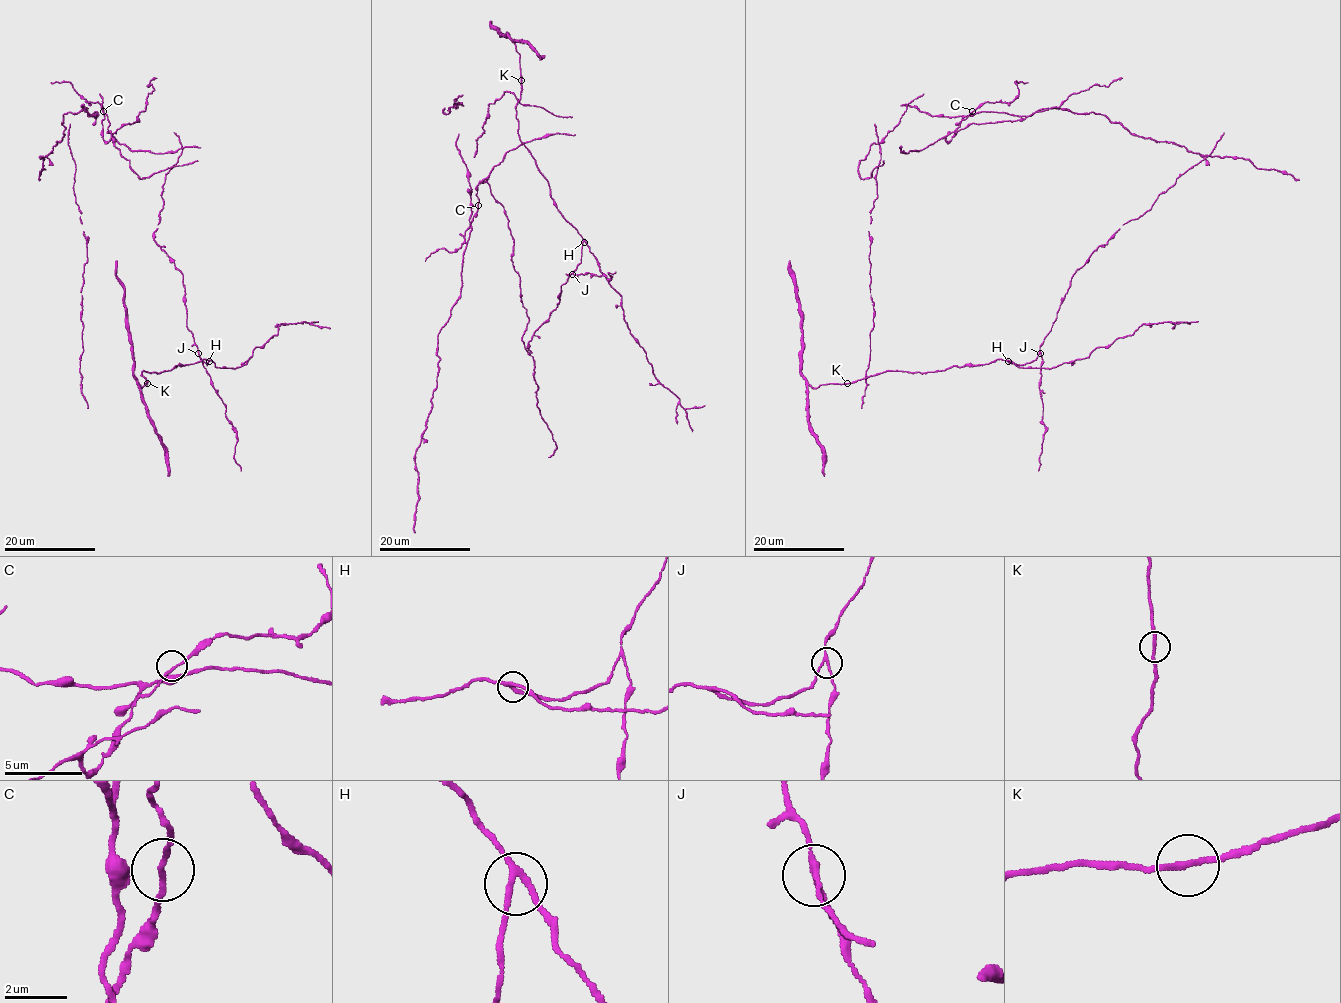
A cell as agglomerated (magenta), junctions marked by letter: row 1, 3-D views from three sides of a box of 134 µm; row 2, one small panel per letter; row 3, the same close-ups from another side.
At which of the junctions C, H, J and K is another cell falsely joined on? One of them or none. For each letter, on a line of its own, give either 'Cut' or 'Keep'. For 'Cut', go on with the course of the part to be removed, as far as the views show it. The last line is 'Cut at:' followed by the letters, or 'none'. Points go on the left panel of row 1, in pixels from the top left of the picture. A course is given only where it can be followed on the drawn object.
C: Keep
H: Keep
J: Cut. Course of the part to remove: (198, 353), (210, 377), (210, 384), (225, 405), (225, 417), (237, 436), (234, 461), (241, 470)
K: Keep
Cut at: J

